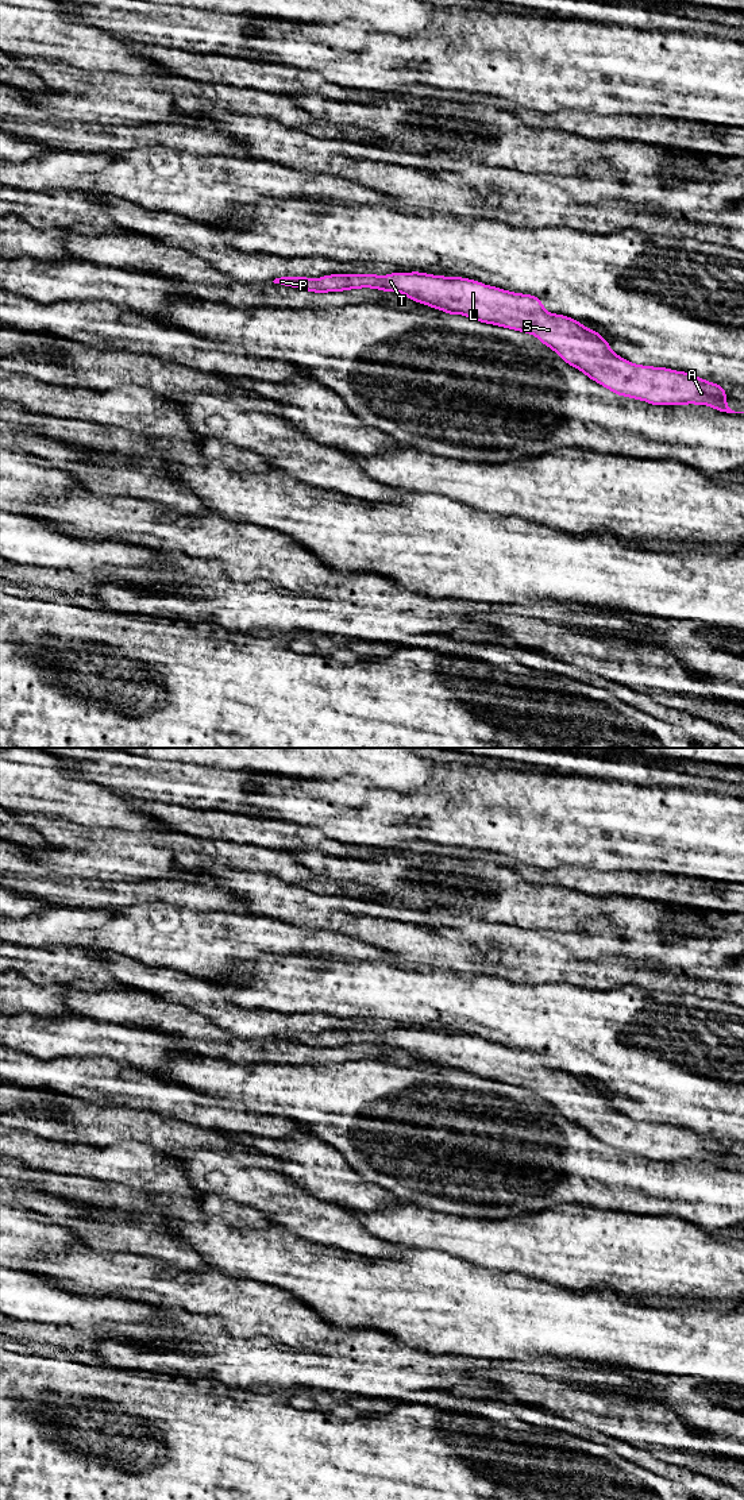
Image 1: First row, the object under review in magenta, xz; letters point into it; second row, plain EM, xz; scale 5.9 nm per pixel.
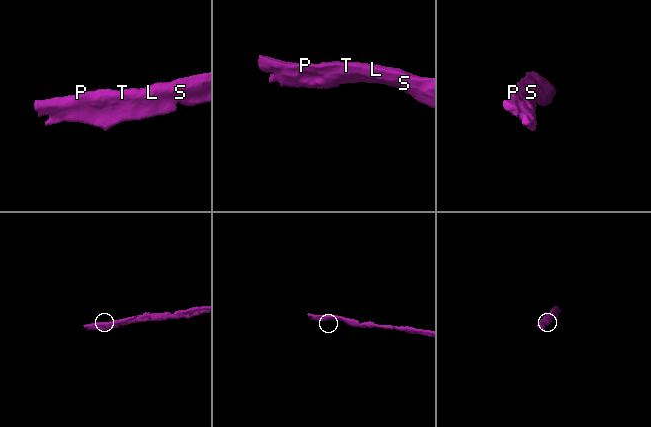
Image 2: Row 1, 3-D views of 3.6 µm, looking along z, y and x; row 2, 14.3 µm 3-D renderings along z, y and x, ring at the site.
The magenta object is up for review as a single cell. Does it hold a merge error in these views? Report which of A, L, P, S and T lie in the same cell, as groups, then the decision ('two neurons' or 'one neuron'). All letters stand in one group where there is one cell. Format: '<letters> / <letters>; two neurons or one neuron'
A L P S T; one neuron

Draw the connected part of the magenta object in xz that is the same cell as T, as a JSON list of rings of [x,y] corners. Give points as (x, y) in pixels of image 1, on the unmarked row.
[[[425,1029],[375,1030],[332,1030],[317,1036],[305,1033],[278,1033],[274,1040],[300,1044],[309,1048],[342,1048],[348,1045],[373,1044],[383,1048],[398,1048],[413,1057],[447,1068],[464,1071],[474,1076],[535,1091],[543,1100],[552,1104],[564,1118],[585,1129],[589,1134],[618,1152],[647,1157],[652,1161],[709,1161],[720,1168],[744,1169],[732,1167],[725,1156],[722,1142],[701,1135],[690,1129],[674,1127],[664,1123],[640,1122],[616,1111],[609,1098],[594,1086],[586,1084],[574,1075],[554,1071],[543,1064],[541,1056],[531,1050],[520,1050],[487,1042],[462,1033],[431,1032]]]

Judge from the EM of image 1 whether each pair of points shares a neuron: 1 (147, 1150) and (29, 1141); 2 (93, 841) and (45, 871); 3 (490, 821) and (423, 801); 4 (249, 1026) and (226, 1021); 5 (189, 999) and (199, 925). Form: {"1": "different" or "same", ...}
{"1": "same", "2": "different", "3": "different", "4": "same", "5": "different"}

